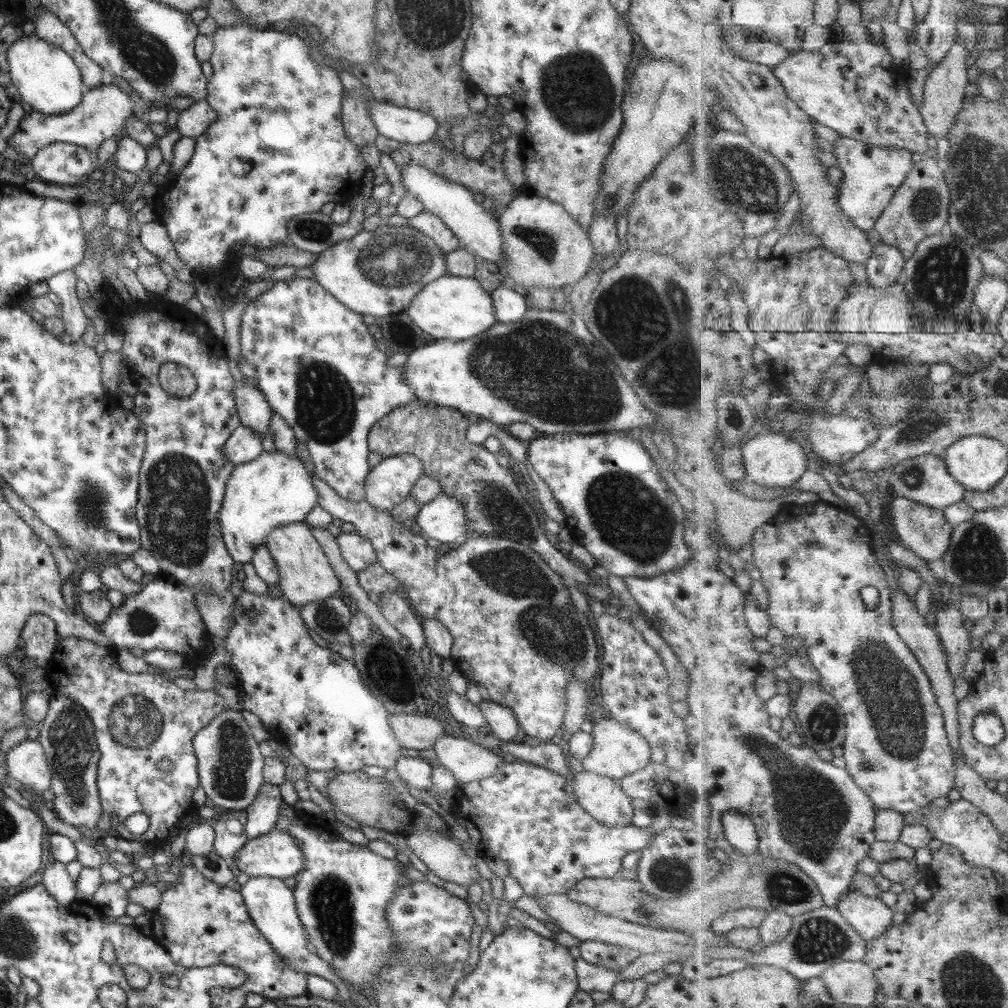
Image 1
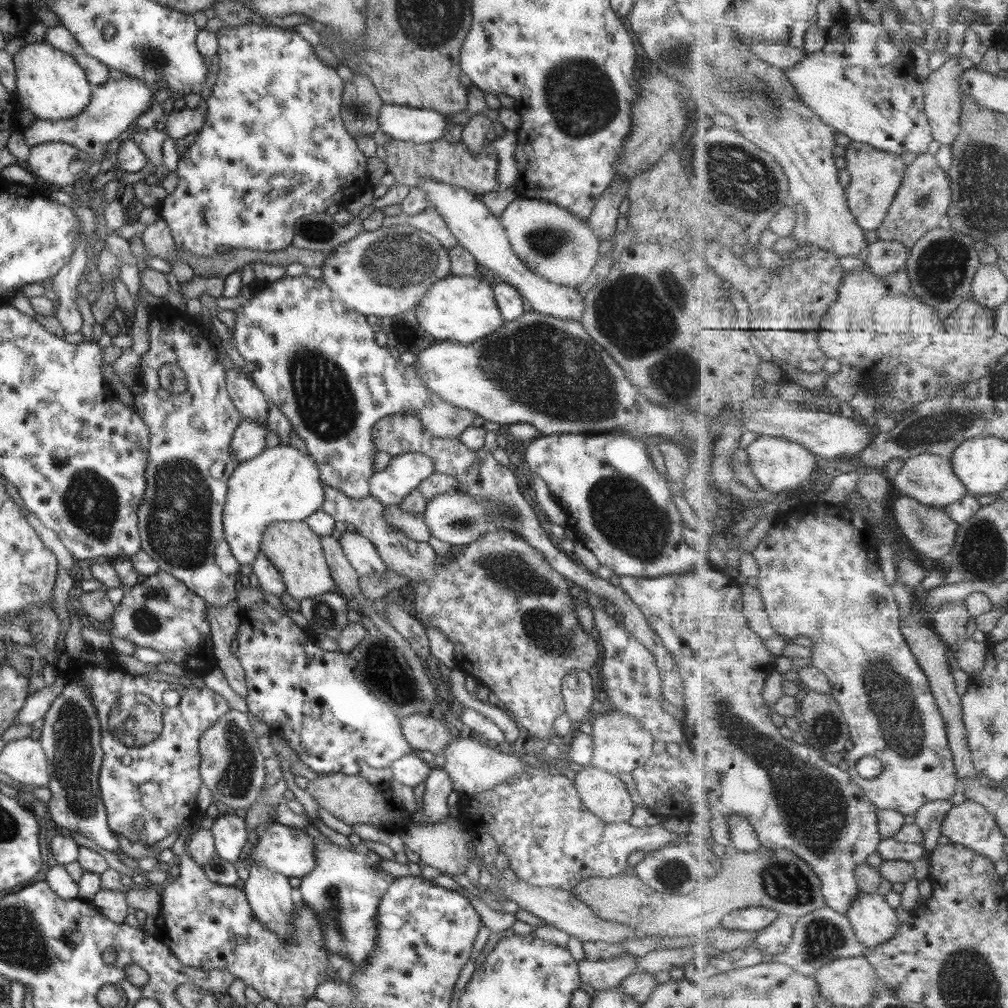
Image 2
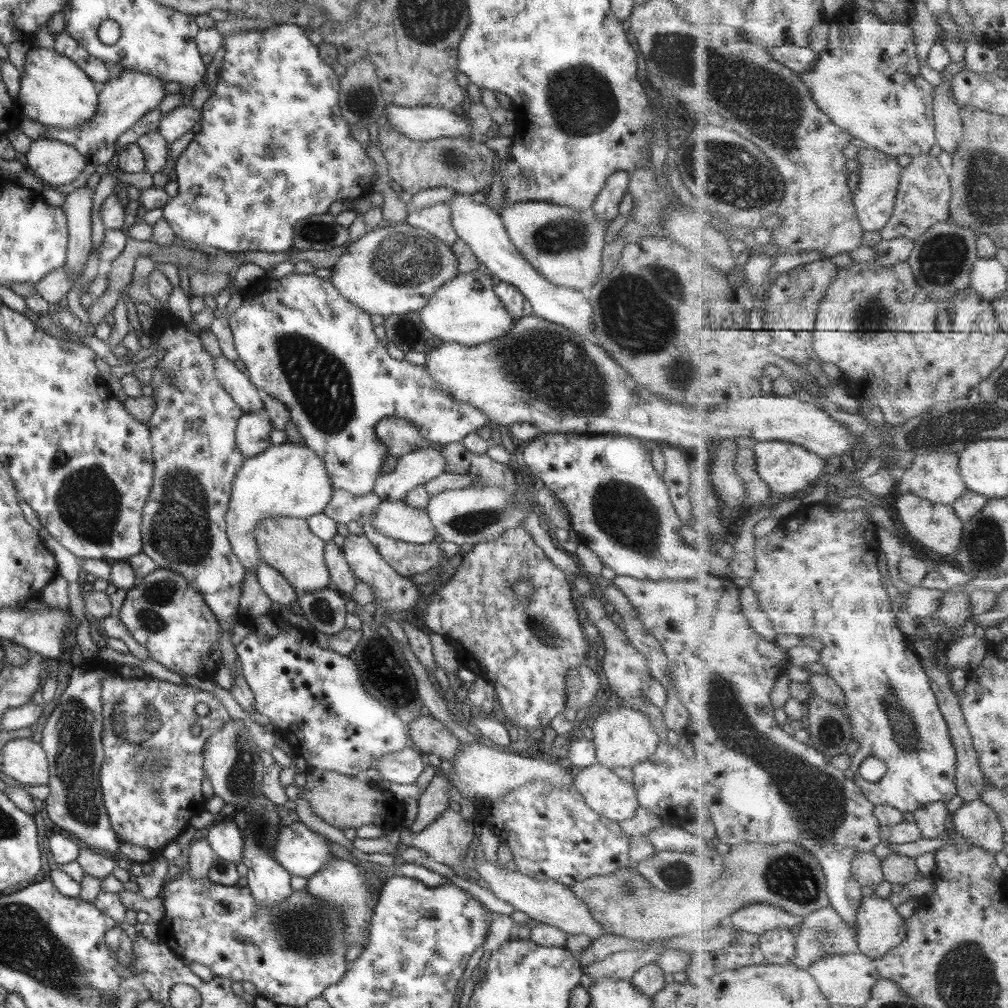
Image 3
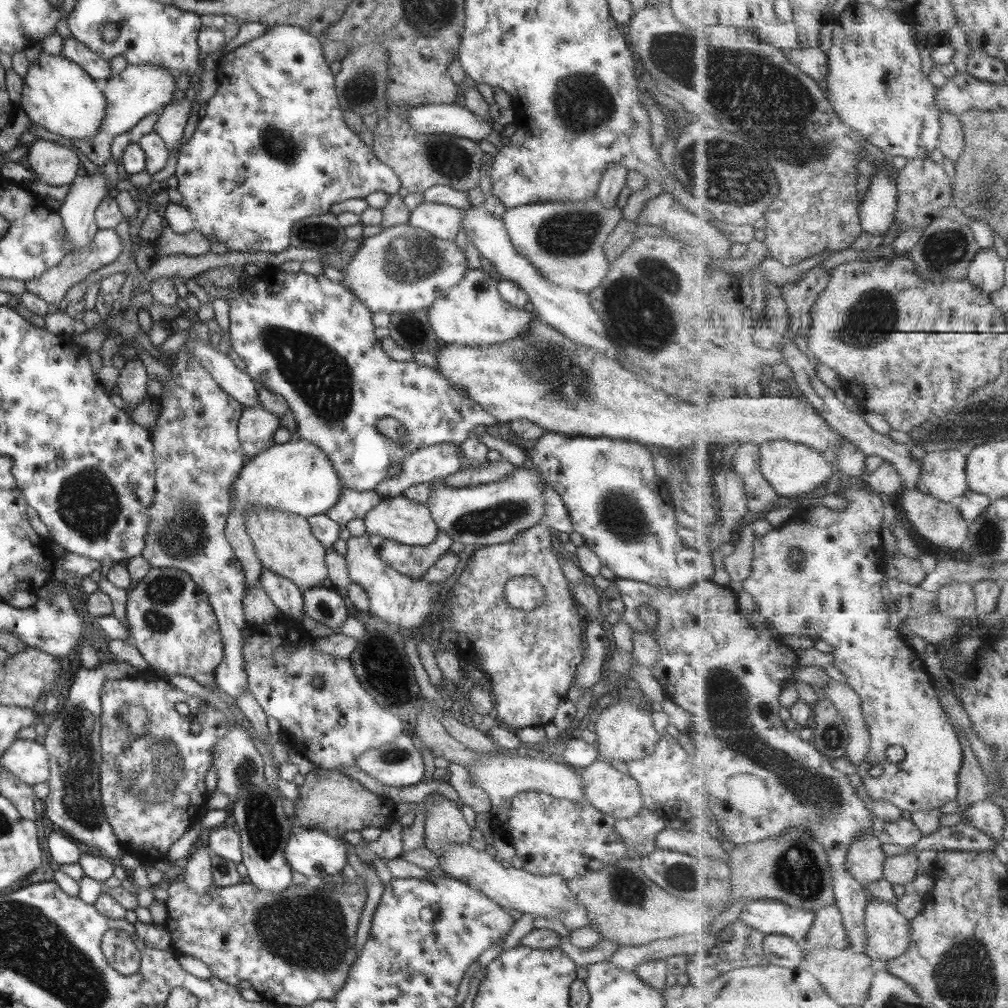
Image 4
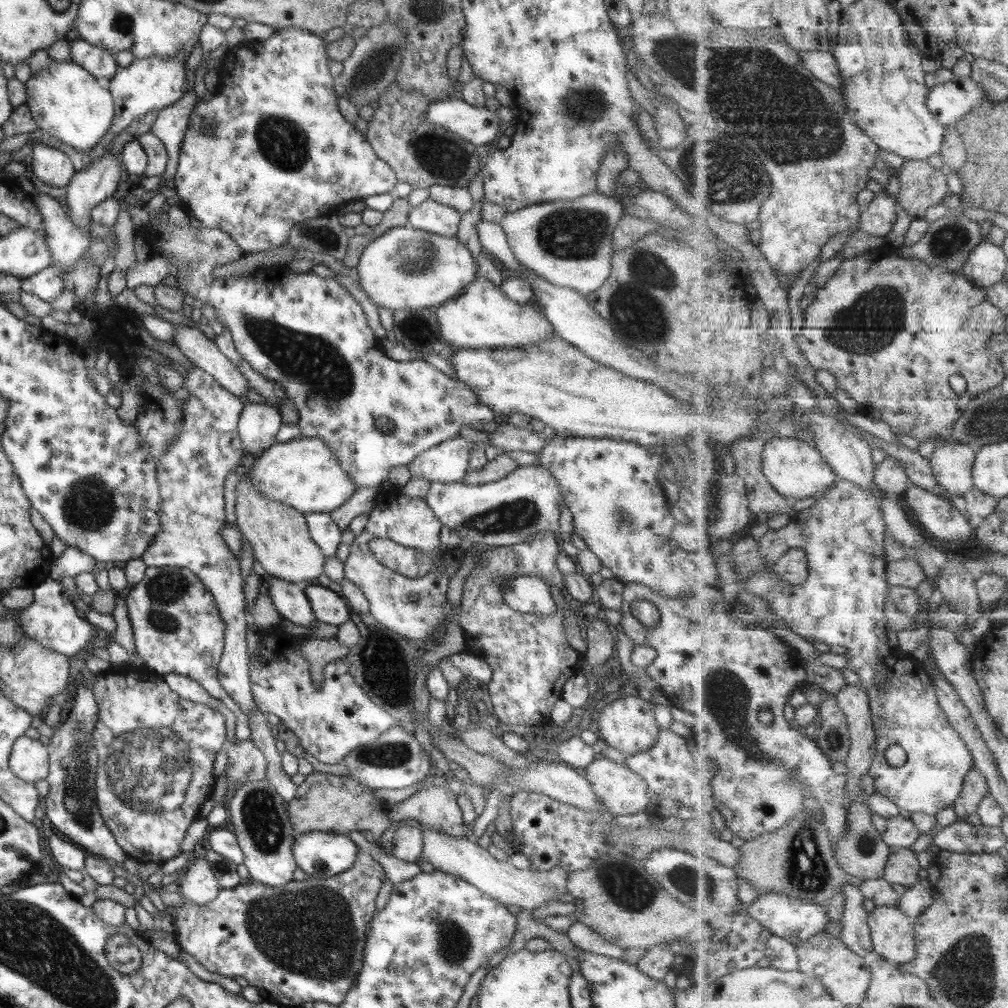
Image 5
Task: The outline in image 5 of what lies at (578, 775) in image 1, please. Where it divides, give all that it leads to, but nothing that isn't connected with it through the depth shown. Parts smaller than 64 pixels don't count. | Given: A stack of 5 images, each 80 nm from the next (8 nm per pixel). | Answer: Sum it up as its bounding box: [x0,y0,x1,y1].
[584,758,648,818]

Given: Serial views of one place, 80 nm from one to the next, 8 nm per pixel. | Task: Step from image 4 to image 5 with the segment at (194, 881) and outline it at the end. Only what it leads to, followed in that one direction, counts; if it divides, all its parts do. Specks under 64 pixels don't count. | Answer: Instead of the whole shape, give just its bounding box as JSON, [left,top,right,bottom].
[179,856,218,906]

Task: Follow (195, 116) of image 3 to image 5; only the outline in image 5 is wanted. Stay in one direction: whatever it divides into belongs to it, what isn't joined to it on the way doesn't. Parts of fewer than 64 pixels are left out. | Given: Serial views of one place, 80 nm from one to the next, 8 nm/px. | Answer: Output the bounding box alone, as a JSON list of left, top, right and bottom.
[150,87,195,184]

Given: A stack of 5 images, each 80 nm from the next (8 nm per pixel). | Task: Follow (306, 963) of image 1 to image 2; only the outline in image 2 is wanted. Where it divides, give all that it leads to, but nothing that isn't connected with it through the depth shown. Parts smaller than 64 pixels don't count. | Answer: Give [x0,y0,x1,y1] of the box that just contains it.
[242,862,295,941]

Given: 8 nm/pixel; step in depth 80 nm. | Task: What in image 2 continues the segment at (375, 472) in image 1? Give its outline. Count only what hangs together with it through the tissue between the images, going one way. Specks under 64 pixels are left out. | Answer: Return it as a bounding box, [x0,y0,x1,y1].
[368,453,433,507]

